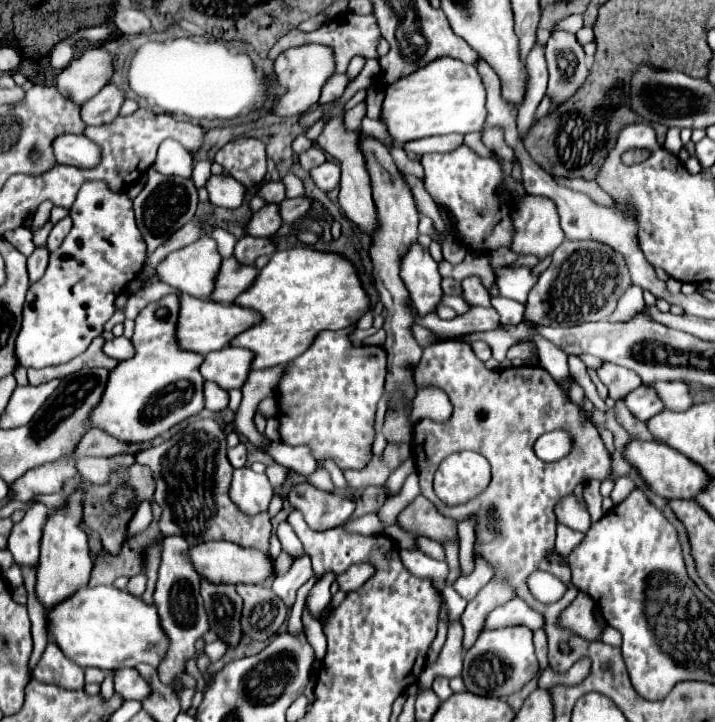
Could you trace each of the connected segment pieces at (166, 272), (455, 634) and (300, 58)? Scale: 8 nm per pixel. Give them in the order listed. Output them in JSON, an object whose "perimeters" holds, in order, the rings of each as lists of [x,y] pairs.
{"perimeters":[[[[203,236],[165,258],[165,262],[159,266],[159,280],[179,288],[183,294],[209,298],[215,288],[221,260],[217,242]]],[[[455,620],[449,624],[449,634],[443,650],[439,652],[439,658],[433,664],[427,664],[427,668],[421,672],[417,686],[419,688],[431,688],[433,680],[438,676],[456,677],[461,675],[463,667],[463,626],[461,620]]],[[[303,44],[283,50],[275,60],[275,74],[281,86],[287,88],[287,94],[275,106],[275,114],[279,116],[299,116],[311,110],[321,96],[321,88],[335,72],[335,56],[331,46],[325,44]]]]}

